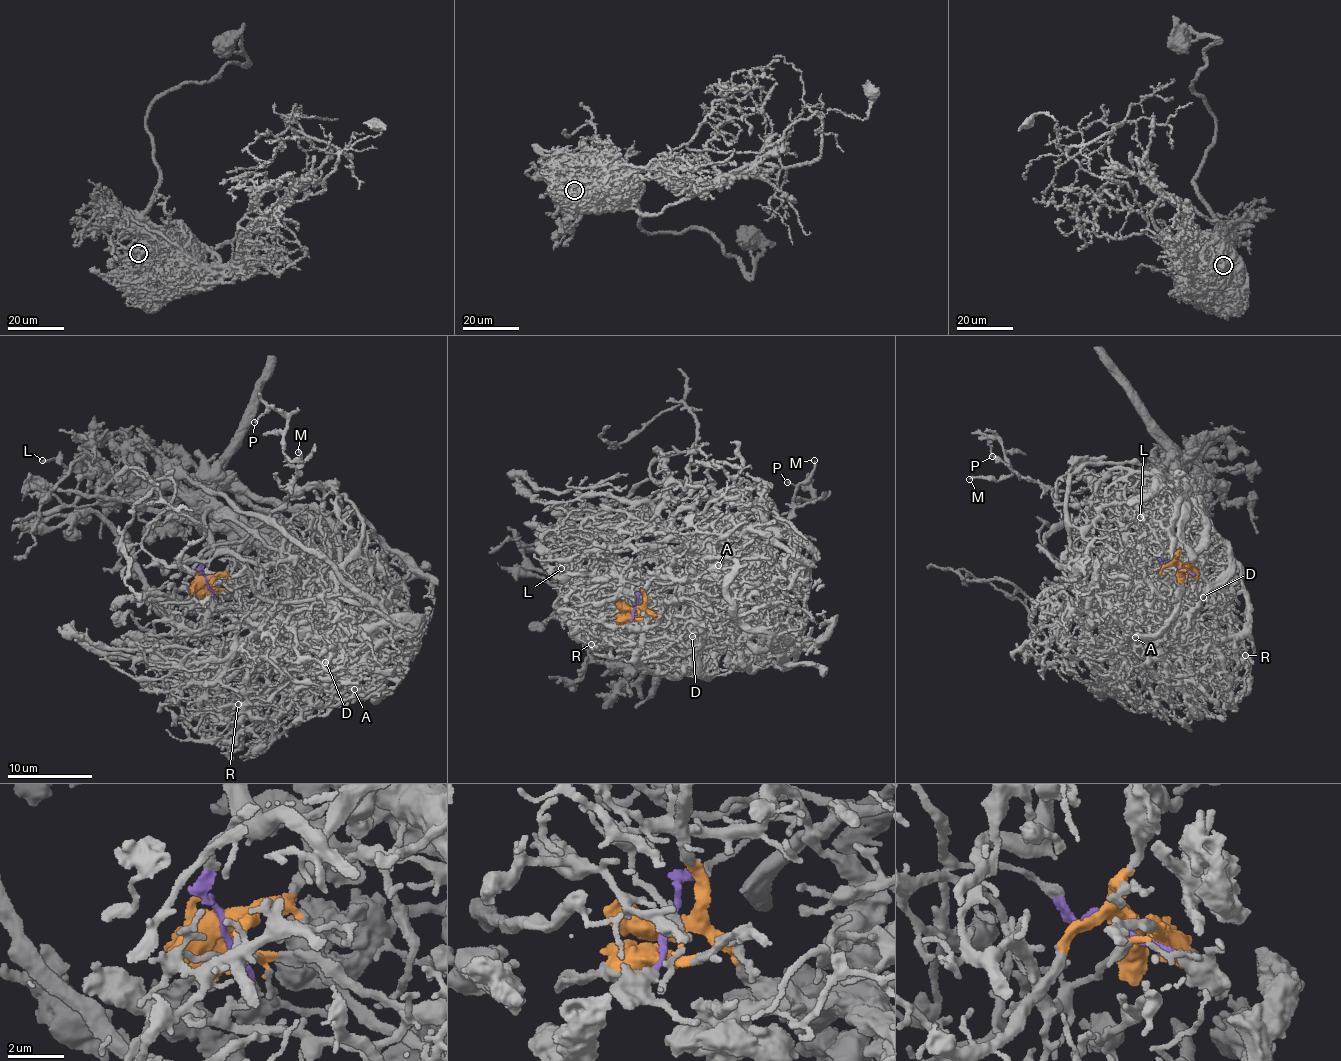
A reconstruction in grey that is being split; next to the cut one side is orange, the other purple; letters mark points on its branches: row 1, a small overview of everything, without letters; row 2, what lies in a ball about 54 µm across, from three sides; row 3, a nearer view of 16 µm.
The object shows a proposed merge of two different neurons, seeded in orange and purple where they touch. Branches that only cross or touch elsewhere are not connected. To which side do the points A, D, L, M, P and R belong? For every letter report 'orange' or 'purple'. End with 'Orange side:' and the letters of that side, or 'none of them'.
A: orange
D: orange
L: orange
M: purple
P: purple
R: orange
Orange side: A, D, L, R

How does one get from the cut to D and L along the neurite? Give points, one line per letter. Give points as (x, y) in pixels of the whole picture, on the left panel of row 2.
D: (206, 579), (253, 550), (264, 551), (295, 575), (312, 609), (332, 627), (338, 667), (327, 670), (325, 662)
L: (206, 579), (226, 571), (232, 559), (231, 533), (206, 512), (141, 478), (123, 481), (85, 462), (42, 461)

